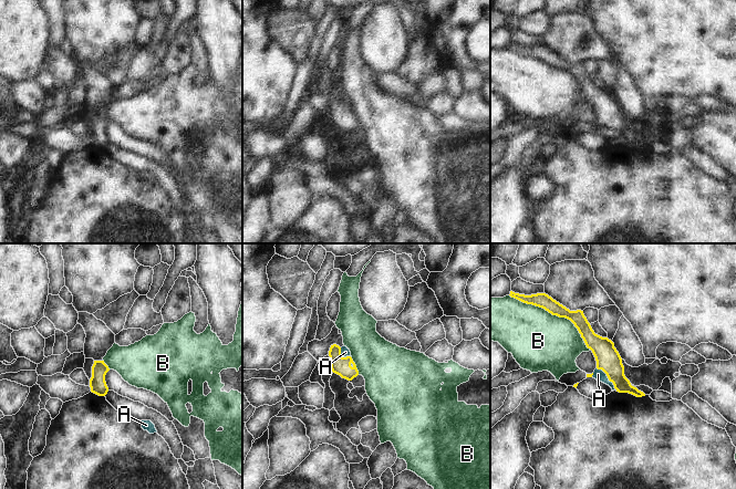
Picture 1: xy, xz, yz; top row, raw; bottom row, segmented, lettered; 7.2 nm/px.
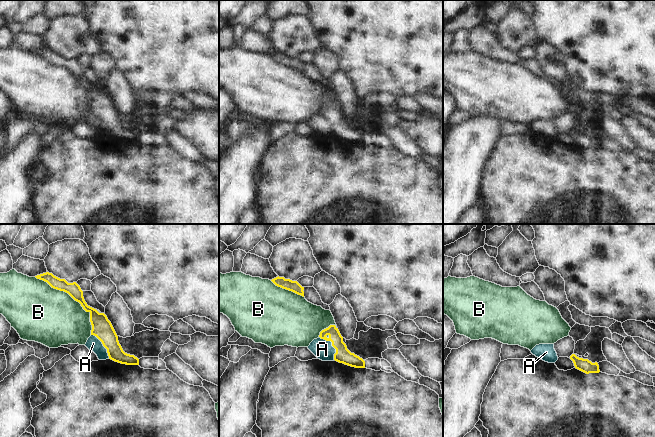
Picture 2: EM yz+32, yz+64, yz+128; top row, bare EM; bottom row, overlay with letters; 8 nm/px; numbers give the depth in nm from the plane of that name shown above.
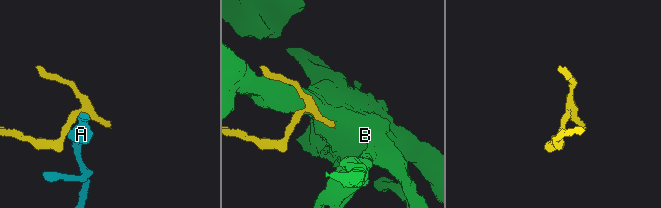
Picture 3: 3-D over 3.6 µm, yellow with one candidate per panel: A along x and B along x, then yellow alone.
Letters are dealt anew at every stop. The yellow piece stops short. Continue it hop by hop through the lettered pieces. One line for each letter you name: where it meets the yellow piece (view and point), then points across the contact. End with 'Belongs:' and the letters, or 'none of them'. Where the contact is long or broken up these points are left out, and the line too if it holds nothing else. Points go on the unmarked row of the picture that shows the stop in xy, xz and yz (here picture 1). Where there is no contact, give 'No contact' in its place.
Belongs: none of them.

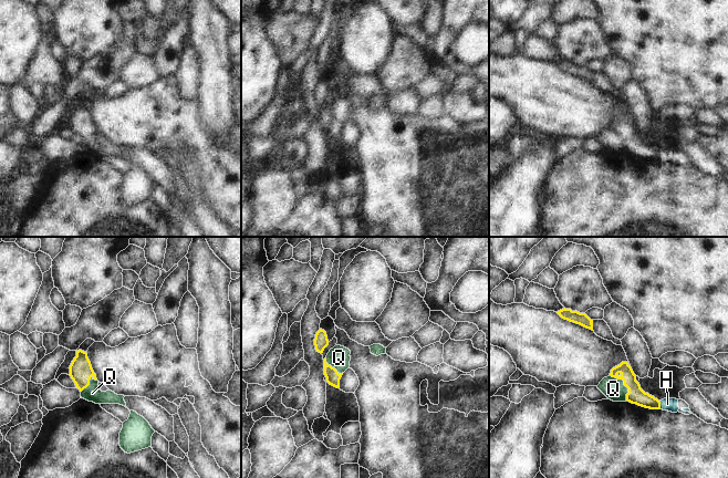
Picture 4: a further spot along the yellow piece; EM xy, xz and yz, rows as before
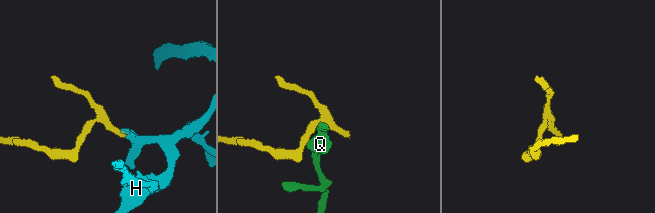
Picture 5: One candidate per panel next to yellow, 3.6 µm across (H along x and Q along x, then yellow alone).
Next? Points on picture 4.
H: Touches yellow at yz (659, 157). Path across: yz (636, 147), (659, 157), (667, 156)
Belongs: H.

